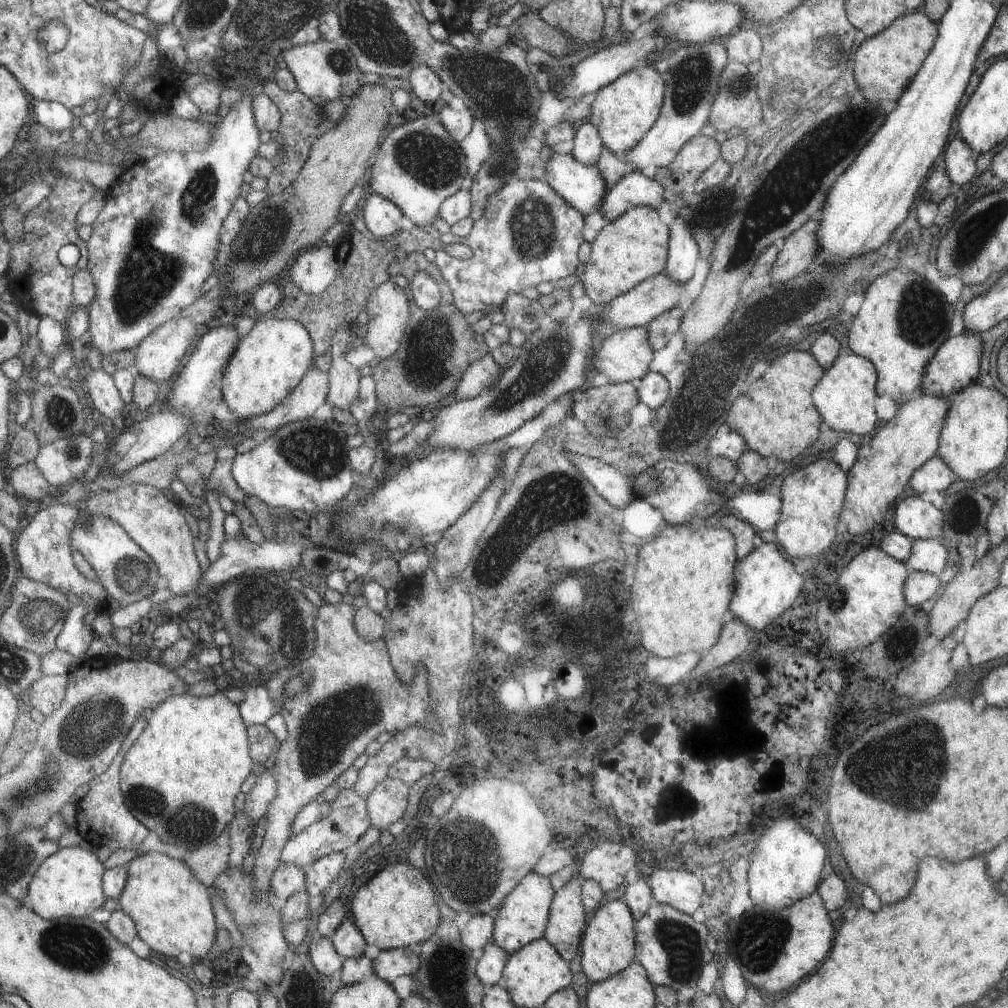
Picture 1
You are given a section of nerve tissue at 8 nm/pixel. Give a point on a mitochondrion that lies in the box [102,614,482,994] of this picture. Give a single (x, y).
(328, 728)

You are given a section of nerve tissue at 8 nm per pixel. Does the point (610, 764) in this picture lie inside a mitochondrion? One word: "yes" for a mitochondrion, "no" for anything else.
no

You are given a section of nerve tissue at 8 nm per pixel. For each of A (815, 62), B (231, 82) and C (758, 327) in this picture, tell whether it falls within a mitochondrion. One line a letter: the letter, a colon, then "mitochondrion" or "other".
A: mitochondrion
B: other
C: mitochondrion

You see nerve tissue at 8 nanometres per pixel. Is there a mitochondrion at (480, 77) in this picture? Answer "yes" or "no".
yes

